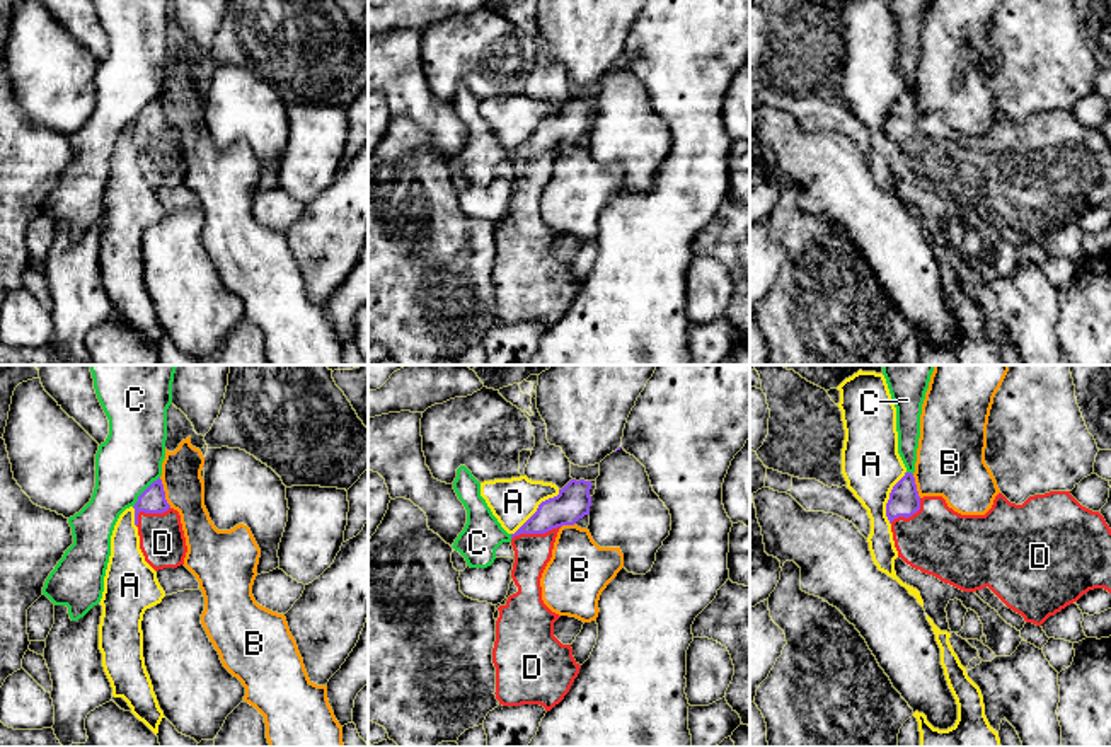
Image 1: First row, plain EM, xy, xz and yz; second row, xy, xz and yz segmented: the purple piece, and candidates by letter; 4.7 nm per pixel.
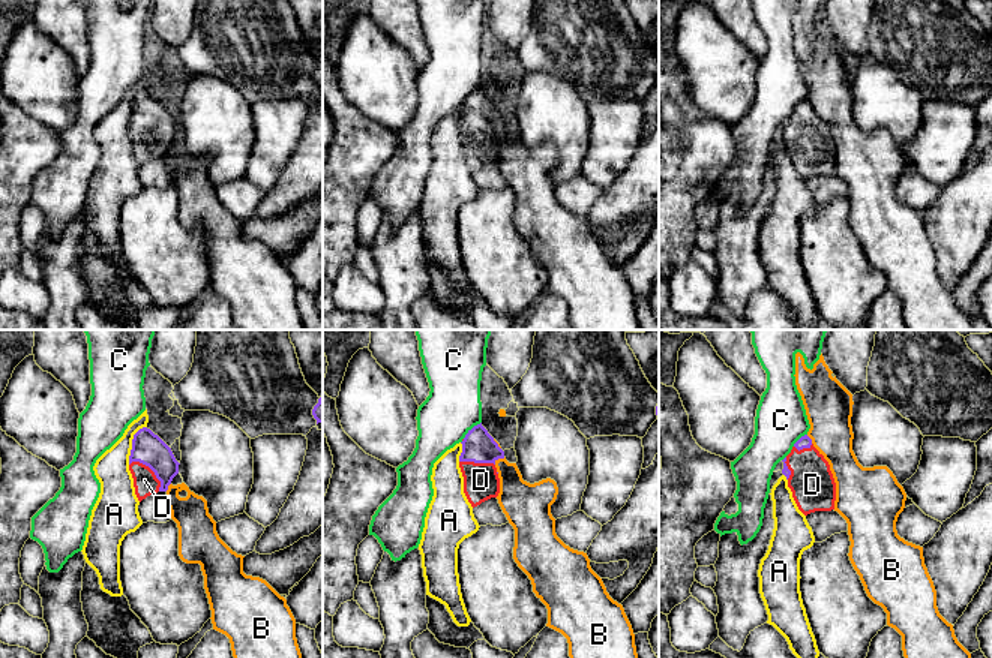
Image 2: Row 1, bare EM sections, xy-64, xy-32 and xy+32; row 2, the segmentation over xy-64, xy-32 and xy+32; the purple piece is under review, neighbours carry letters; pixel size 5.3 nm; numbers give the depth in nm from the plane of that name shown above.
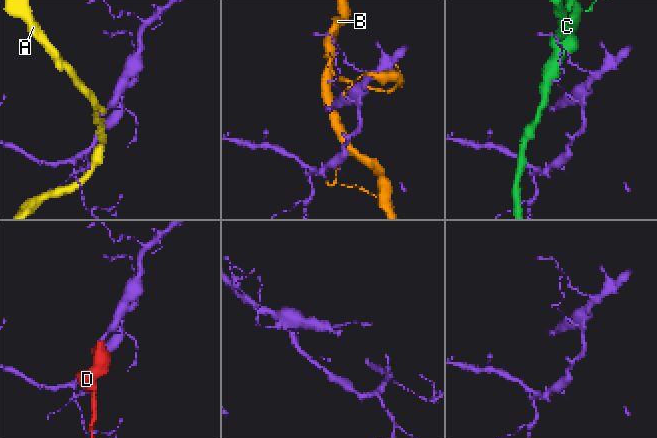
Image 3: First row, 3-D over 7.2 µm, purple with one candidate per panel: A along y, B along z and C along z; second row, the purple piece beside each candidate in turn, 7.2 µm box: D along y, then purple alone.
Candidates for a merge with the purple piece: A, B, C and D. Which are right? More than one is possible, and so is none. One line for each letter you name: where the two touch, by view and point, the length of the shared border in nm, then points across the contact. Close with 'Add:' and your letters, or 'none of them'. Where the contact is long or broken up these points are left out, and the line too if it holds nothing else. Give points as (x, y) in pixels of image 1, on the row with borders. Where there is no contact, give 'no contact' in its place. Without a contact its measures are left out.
D: meets purple in xz at (535, 532); contact 240 nm long; runs through xz (573, 502), (535, 532), (532, 551)
Add: D

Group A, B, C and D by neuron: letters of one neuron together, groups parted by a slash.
A / B / C / D

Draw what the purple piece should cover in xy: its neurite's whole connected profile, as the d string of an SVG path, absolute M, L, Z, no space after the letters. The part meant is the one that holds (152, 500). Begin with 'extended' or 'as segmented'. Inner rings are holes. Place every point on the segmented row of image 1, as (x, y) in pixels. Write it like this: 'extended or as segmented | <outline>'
extended | M160 478L138 496L133 508L145 561L155 571L184 565L187 546L181 515L167 503Z

